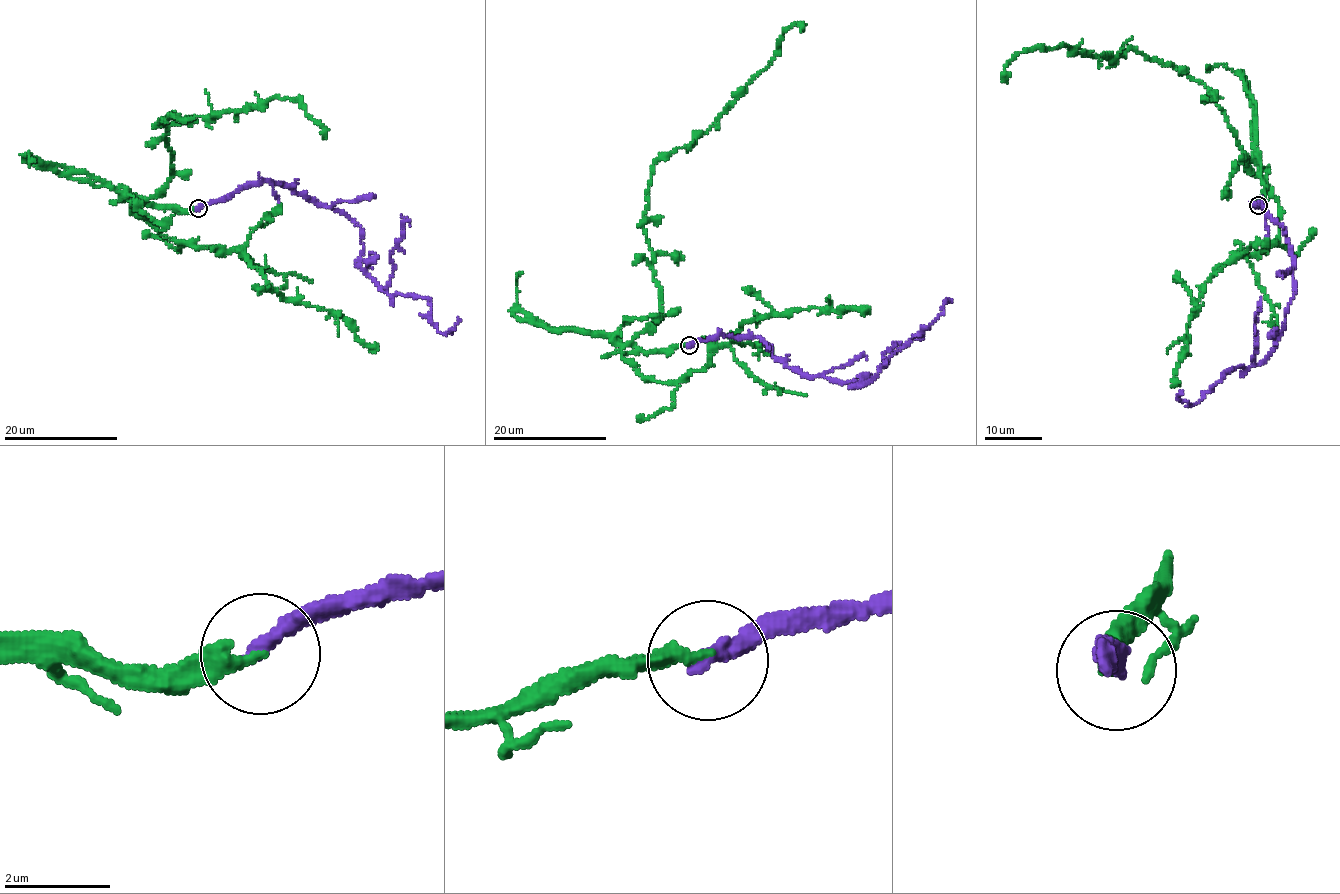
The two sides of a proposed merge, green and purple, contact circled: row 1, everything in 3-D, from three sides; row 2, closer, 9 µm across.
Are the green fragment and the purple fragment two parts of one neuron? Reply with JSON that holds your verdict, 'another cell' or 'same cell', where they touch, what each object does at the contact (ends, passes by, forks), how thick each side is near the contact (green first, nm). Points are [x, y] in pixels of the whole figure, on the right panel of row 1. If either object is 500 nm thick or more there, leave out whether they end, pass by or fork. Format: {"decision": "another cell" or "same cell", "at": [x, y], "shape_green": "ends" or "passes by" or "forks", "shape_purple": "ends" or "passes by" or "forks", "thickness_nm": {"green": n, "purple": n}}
{"decision": "another cell", "at": [1258, 205], "shape_green": "ends", "shape_purple": "ends", "thickness_nm": {"green": 300, "purple": 320}}

